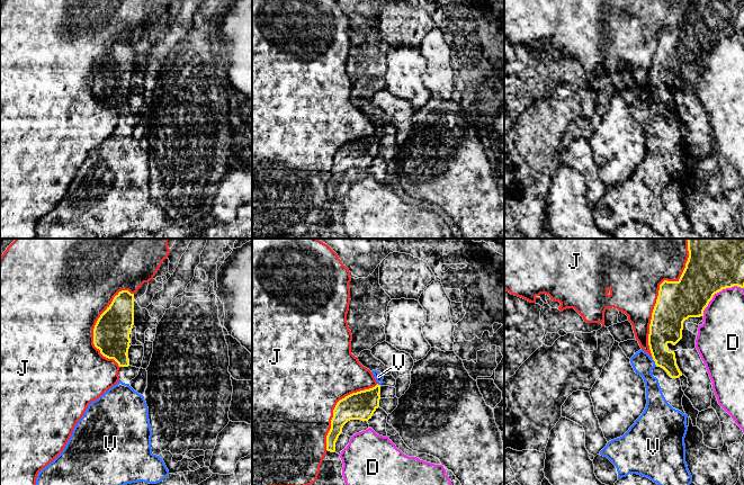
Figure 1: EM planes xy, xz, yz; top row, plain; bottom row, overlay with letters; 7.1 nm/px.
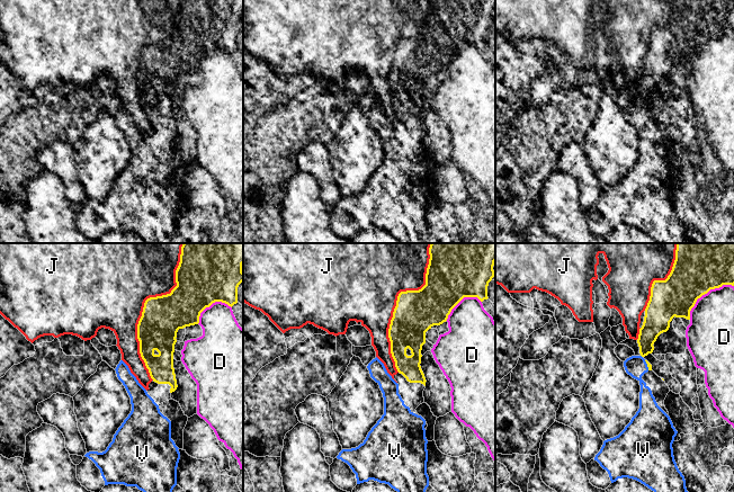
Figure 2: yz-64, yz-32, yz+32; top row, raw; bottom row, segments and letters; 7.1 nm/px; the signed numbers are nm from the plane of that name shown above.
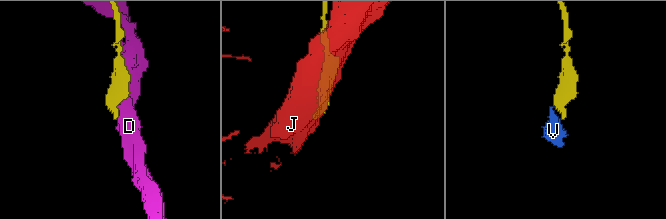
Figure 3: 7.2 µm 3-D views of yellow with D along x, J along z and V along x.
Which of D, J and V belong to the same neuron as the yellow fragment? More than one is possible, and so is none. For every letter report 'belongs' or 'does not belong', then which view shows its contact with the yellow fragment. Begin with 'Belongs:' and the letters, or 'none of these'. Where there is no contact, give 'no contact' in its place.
Belongs: V
D: does not belong; contact in yz
J: does not belong; contact in yz
V: belongs; contact in yz

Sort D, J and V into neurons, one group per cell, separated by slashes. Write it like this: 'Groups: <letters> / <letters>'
Groups: D / J / V

